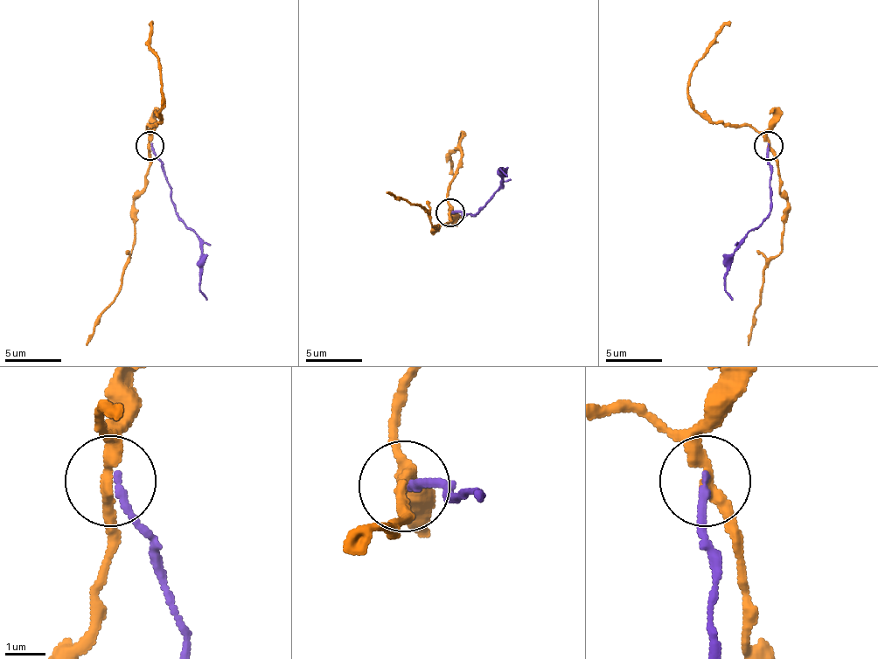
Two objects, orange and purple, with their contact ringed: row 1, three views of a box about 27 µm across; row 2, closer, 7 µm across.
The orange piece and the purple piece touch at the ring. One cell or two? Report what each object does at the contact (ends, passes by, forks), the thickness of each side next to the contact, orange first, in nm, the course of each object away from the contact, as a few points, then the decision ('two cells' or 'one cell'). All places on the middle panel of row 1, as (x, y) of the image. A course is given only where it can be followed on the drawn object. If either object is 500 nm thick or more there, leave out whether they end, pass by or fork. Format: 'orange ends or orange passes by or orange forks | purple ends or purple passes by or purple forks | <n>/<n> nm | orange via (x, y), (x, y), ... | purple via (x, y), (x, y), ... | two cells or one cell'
orange passes by | purple ends | 280/180 nm | orange via (450, 213), (450, 221), (434, 230), (422, 207), (386, 193) | purple via (450, 213), (473, 216), (496, 190), (502, 176), (499, 170), (507, 176) | two cells

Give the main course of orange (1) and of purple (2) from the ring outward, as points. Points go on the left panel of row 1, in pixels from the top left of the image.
1: (150, 146), (144, 191), (133, 203), (133, 248), (121, 271), (121, 288), (85, 345)
2: (150, 146), (162, 163), (173, 209), (196, 234), (201, 257), (198, 291), (207, 300)

